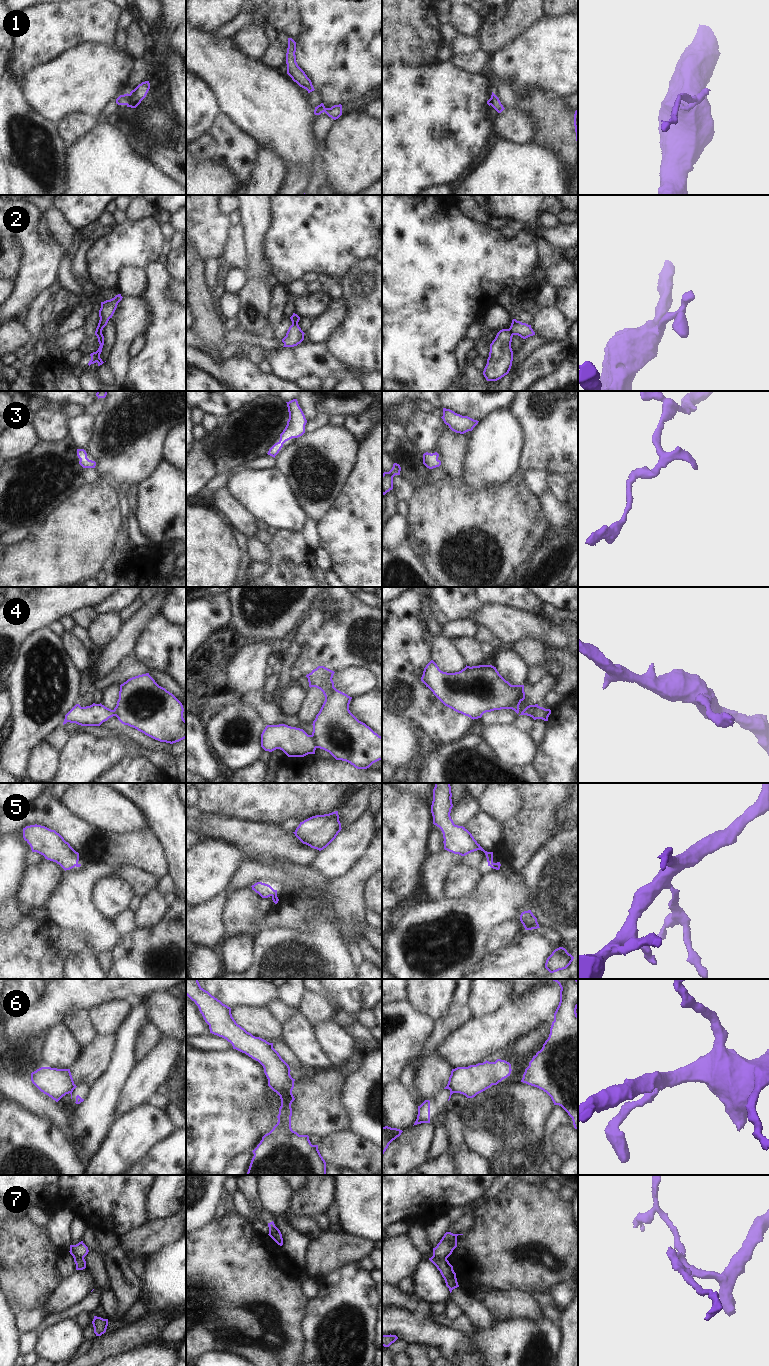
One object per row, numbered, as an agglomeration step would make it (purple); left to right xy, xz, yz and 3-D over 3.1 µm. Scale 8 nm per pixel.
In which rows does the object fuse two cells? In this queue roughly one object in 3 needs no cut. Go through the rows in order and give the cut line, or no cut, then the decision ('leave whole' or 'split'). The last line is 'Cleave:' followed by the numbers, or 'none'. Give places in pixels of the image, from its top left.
1: xy (129, 94), (129, 103), (127, 105) | split
2: xy (101, 332), (95, 333) | split
3: no cut | leave whole
4: yz (537, 705), (532, 713), (532, 717) | split
5: xz (274, 890), (271, 895) | split
6: xy (75, 1085), (70, 1093) | split
7: yz (433, 1255), (439, 1258), (446, 1258) | split
Cleave: 1, 2, 4, 5, 6, 7

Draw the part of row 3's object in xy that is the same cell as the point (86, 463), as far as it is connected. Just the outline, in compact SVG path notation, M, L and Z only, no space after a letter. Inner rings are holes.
M77 449L77 456L80 459L79 464L83 468L95 468L96 462L87 458L87 453L84 449Z

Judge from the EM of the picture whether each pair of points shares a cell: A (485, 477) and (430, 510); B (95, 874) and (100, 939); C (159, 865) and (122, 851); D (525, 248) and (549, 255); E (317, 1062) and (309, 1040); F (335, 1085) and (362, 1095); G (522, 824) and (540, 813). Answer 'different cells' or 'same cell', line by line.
A: different cells
B: same cell
C: same cell
D: different cells
E: same cell
F: different cells
G: same cell

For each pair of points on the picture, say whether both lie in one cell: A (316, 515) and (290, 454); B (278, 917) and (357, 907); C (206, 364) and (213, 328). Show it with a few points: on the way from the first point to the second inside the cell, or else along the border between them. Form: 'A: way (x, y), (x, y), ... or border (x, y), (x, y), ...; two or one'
A: way (306, 498), (307, 462); one
B: way (298, 912), (334, 914), (337, 912); one
C: border (203, 351), (207, 355), (219, 360); two

